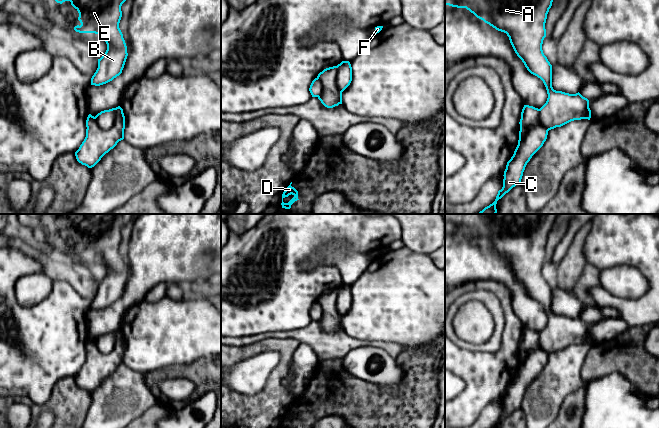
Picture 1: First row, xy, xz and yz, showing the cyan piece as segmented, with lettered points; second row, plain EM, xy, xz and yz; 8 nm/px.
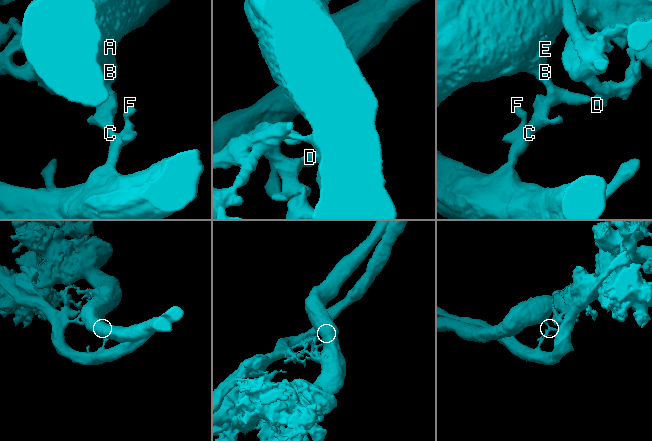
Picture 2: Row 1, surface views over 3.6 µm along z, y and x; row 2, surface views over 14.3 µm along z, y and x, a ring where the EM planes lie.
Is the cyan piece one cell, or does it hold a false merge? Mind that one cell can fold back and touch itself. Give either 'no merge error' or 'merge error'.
merge error

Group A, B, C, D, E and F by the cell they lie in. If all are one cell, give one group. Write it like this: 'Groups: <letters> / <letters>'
Groups: A B E / C D F

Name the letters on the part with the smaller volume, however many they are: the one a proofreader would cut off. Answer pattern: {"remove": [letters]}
{"remove": ["C", "D", "F"]}

